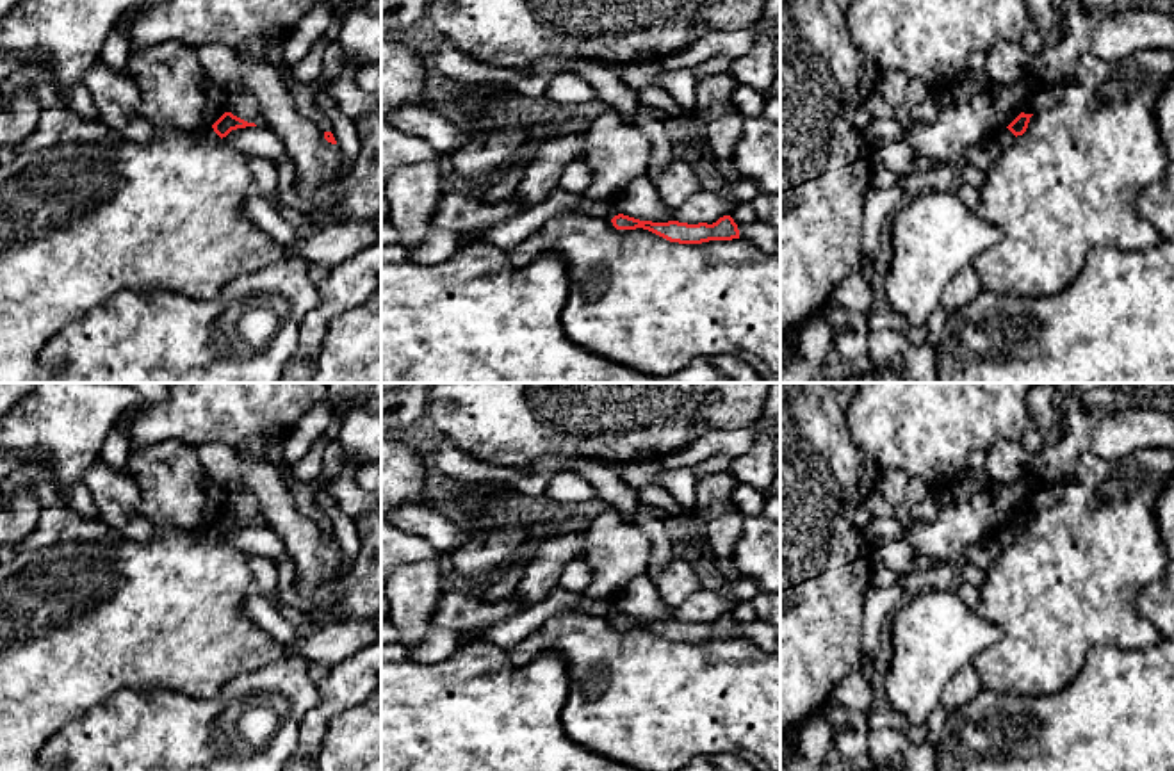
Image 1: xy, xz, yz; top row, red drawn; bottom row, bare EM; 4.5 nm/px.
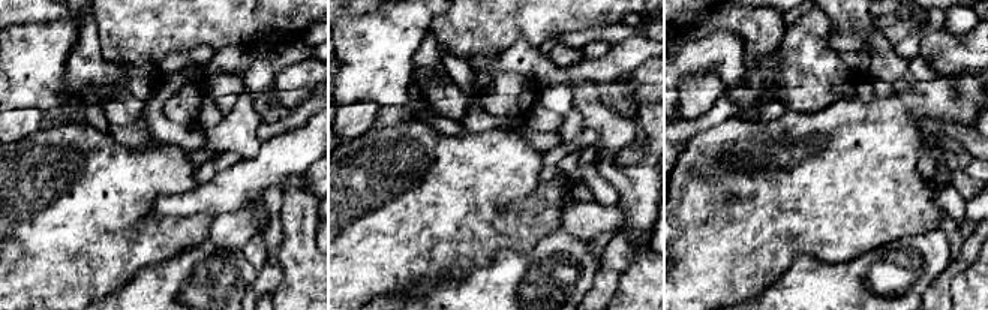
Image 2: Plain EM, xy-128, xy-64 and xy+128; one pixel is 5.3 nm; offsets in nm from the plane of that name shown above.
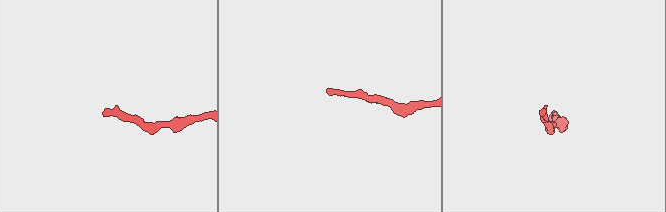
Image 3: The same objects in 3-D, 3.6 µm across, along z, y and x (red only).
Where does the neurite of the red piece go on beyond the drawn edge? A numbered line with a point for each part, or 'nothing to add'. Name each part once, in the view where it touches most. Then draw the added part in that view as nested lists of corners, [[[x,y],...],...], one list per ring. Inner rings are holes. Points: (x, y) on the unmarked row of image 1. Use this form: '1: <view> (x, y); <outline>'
nothing to add

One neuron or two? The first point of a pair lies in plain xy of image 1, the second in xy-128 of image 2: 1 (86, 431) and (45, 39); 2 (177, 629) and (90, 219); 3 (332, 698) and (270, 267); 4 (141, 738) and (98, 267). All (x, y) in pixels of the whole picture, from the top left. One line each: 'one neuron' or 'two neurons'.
1: one neuron
2: one neuron
3: one neuron
4: two neurons

